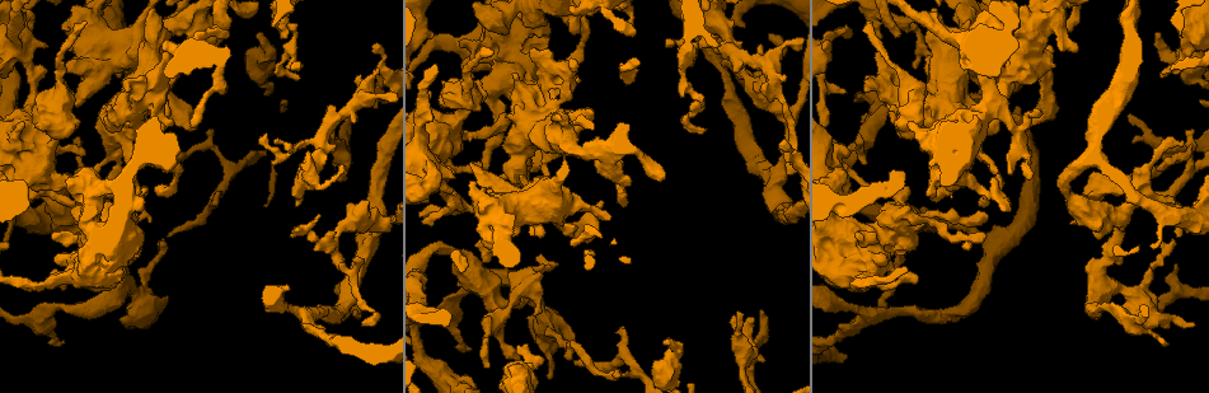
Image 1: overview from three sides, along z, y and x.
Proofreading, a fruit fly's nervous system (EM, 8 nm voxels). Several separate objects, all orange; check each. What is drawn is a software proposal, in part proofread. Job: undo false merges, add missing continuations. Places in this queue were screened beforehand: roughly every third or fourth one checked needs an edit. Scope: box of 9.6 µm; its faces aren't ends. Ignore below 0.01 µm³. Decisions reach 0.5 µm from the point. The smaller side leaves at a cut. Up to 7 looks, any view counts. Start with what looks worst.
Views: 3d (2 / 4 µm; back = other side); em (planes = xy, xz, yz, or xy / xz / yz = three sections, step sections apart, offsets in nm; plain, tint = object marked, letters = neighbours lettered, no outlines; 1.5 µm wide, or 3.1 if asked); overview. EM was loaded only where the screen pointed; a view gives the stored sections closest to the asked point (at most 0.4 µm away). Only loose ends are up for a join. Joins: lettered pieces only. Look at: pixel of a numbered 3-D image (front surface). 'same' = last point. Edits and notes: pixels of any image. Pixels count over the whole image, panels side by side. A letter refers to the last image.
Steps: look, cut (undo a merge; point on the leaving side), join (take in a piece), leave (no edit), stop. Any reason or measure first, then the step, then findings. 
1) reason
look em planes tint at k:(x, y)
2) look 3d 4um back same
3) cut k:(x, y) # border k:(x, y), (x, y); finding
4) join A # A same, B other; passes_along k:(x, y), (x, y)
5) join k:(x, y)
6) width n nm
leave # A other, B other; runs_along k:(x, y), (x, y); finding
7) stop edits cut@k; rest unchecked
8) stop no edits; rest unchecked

look 3d 4um at 1:(352, 312)

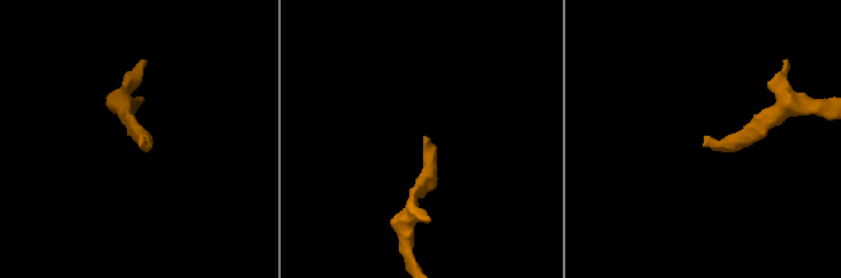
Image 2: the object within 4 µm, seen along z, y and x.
look em yz step 4 letters at 2:(424, 136)

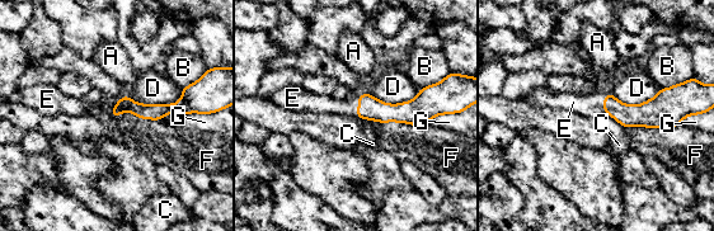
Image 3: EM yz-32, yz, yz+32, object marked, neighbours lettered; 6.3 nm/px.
join E # A other, B other, C other, D other, E same, F other, G other; passes_along 3:(370, 108), (358, 105), (347, 107); it goes on there

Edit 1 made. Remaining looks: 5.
see it whole again
look overview

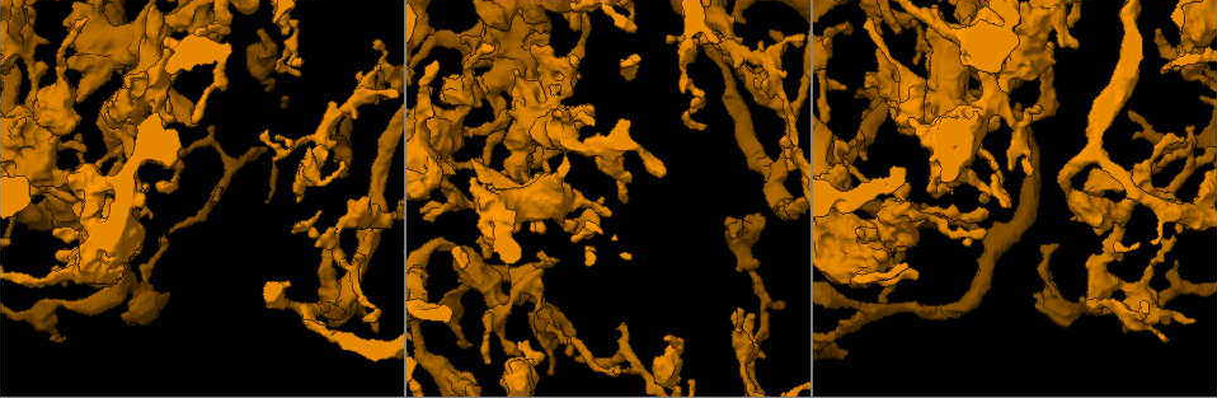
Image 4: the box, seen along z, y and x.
branch stops here
look 3d 2um at 4:(1165, 70)

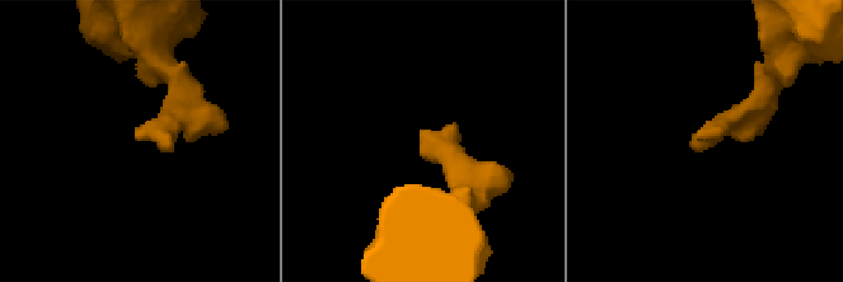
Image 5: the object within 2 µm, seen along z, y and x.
need the tissue
look em planes letters at 5:(137, 137)

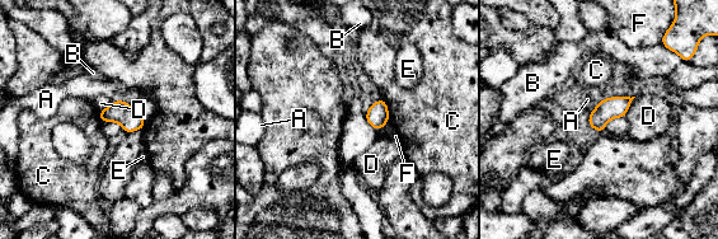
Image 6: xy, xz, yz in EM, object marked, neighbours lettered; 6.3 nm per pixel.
leave # A other, B other, C other, D other, E other, F other; border 6:(381, 98), (386, 106), (388, 122); none of them fits

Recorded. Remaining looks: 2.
look 3d 4um at 4:(486, 160)

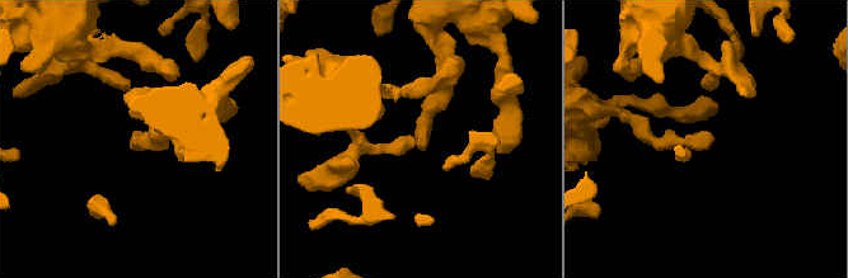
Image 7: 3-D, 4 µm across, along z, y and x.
need the tissue
look em planes letters at 7:(133, 133)

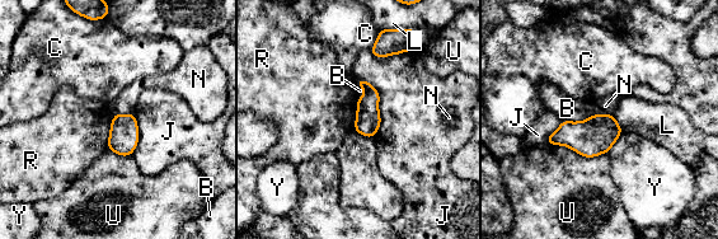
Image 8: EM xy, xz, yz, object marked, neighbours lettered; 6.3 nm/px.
longest_contact J 400 nm
leave # B other, C other, J other, L other, N other, R other, U other, Y other; none of them fits

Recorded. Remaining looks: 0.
stop edits join@3; rest unchecked

